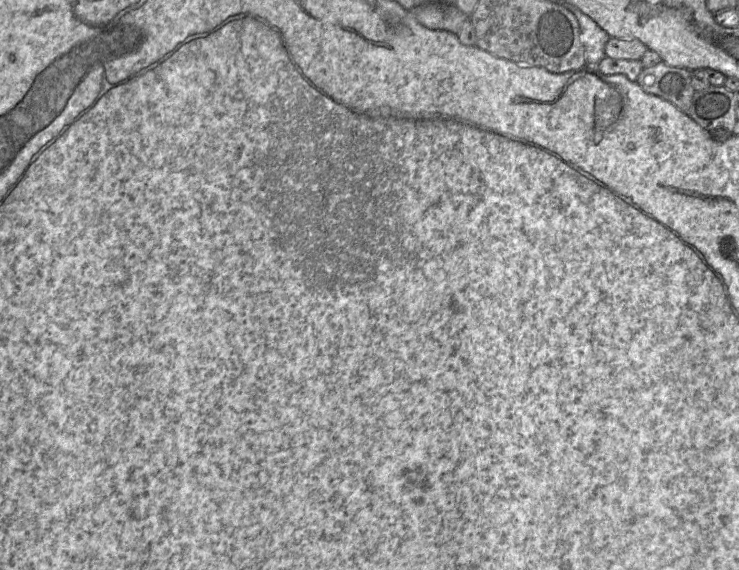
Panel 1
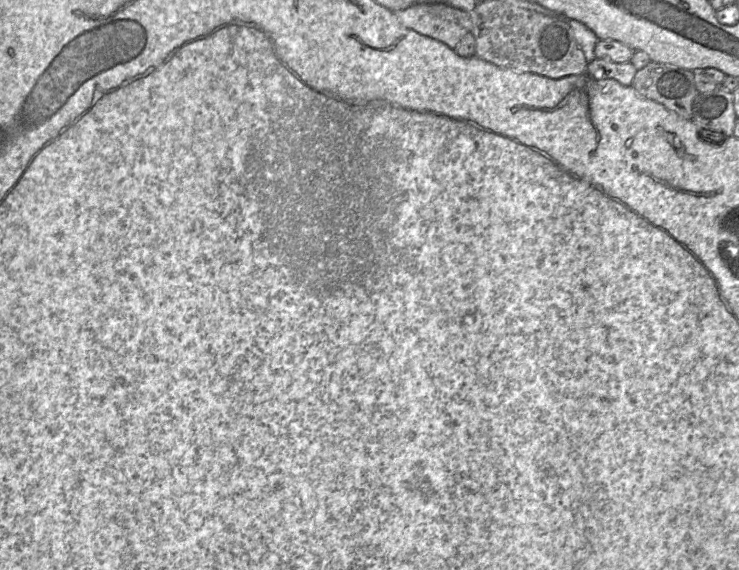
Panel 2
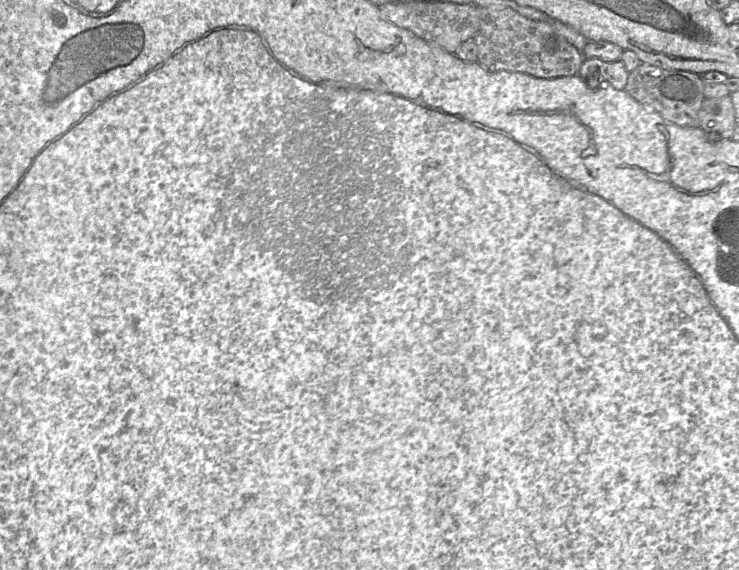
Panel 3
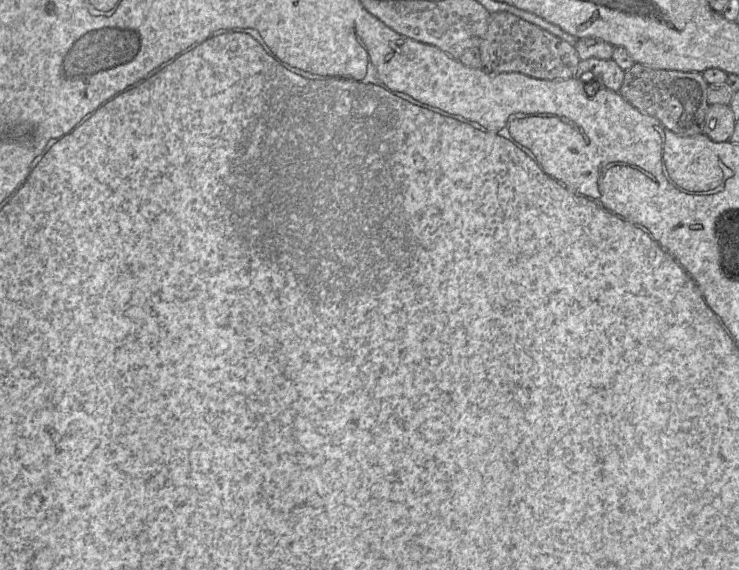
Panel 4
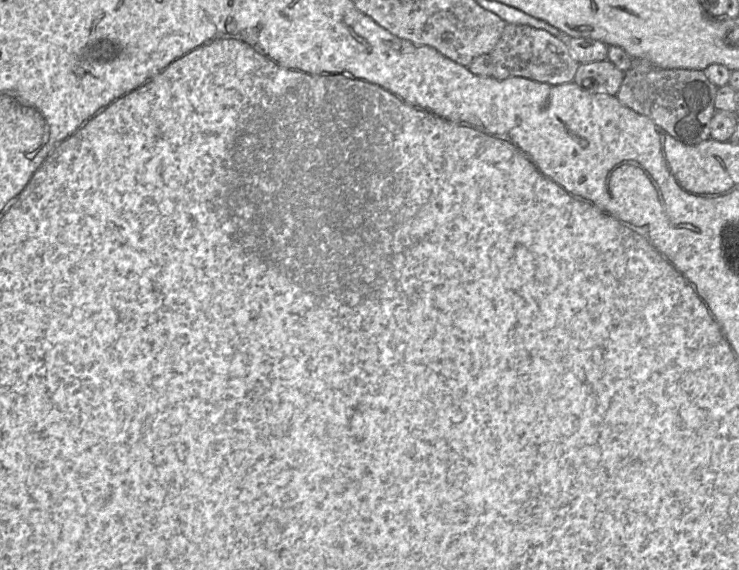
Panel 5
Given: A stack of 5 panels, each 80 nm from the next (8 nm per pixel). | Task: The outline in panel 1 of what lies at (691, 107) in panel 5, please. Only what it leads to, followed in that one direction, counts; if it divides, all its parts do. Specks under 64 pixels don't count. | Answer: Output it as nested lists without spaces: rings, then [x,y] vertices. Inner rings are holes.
[[[663,61],[652,67],[643,68],[636,80],[646,92],[658,96],[687,112],[694,95],[691,71],[669,66]]]

